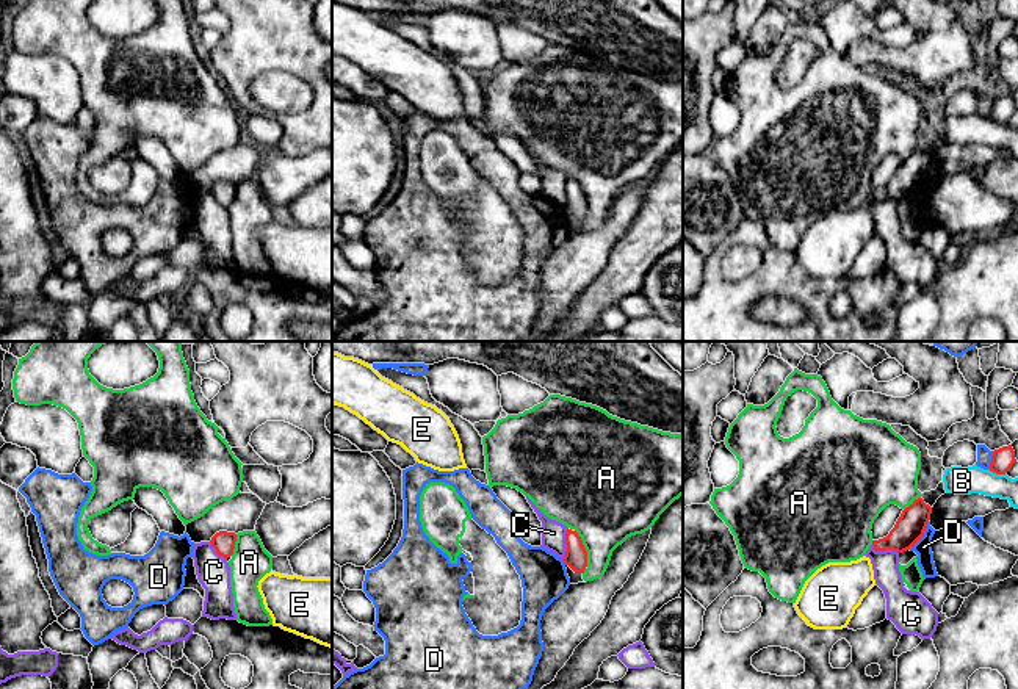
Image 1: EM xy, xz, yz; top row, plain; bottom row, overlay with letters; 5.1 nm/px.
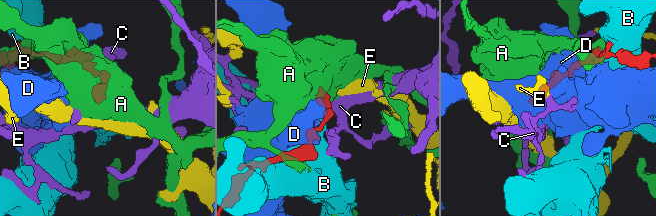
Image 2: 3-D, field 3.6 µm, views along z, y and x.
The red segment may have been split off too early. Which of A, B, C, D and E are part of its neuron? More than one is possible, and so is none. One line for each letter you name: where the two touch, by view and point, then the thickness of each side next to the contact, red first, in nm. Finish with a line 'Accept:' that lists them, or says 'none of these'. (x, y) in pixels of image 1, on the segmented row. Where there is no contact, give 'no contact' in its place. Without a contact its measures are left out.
E: meets red in xz at (570, 530); 110 nm thick on the red side, 20 nm on the other
Accept: E

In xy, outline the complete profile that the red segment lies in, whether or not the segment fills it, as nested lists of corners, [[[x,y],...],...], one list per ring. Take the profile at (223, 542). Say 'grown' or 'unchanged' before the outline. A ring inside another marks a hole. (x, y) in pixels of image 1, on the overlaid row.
unchanged | [[[227,531],[216,532],[210,540],[210,543],[216,550],[216,553],[219,556],[222,556],[224,559],[227,559],[233,554],[235,542],[236,542],[236,534],[227,532]]]

